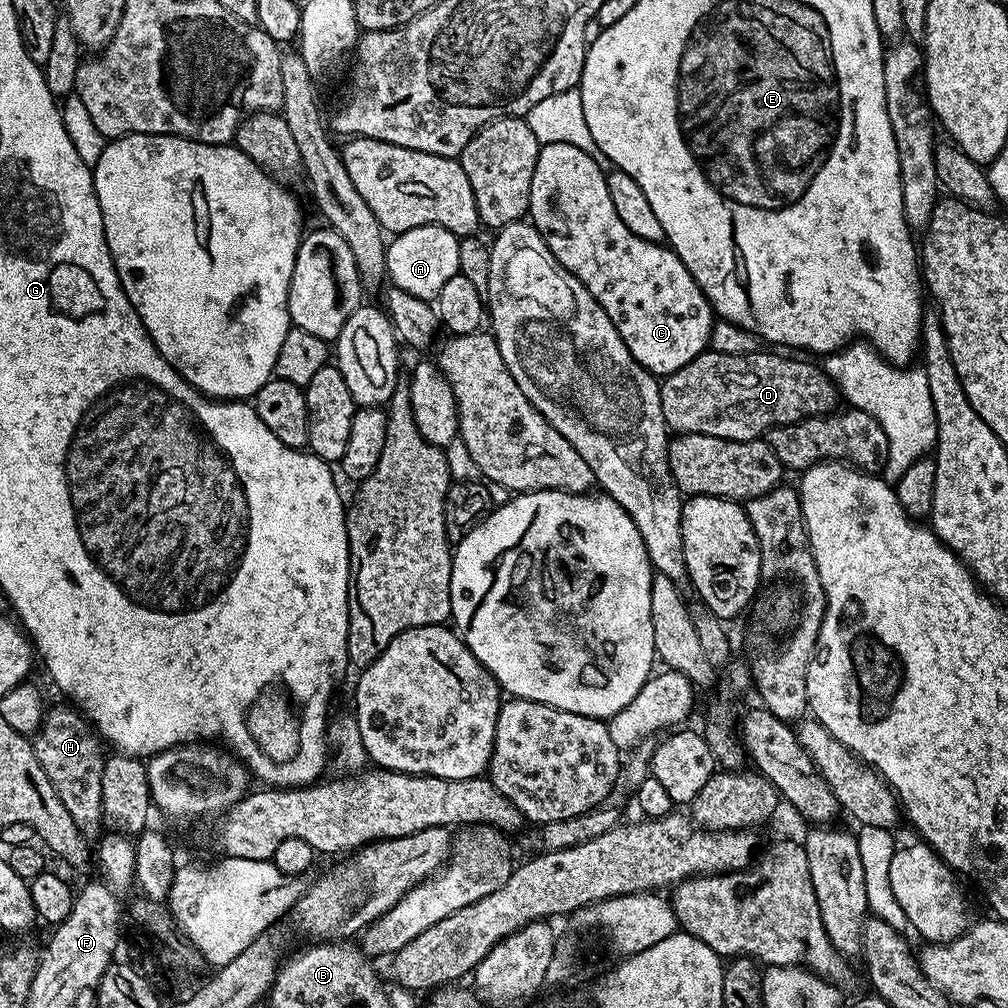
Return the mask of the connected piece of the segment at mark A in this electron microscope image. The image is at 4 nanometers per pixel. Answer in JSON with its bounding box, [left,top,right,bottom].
[387,224,460,301]

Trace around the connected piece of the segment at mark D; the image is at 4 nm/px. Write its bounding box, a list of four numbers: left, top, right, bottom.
[660,350,838,440]

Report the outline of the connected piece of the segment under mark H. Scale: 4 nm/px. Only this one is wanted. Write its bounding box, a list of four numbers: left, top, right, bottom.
[31,707,105,838]

